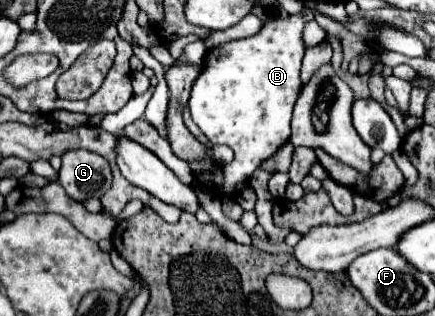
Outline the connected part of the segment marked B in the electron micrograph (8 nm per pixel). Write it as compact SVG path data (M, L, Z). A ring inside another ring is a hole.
M290 16L290 20L274 18L266 22L258 34L242 40L232 40L224 46L206 52L204 70L192 86L190 114L212 144L226 144L234 150L234 160L222 168L224 180L220 186L220 198L234 200L236 186L246 182L252 172L260 166L260 162L270 158L290 138L292 108L302 88L300 64L306 50L302 44L302 28L304 20L300 16Z

